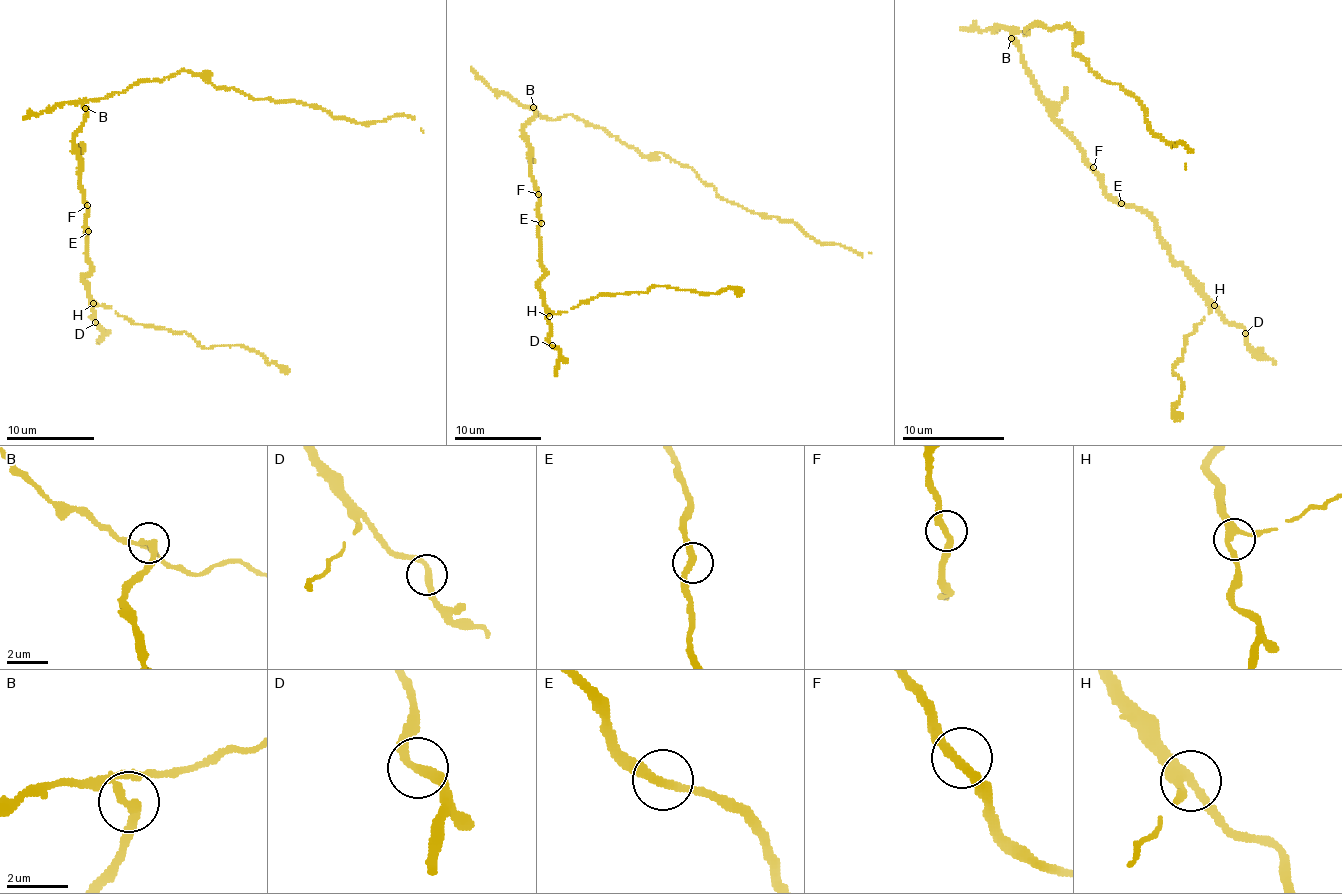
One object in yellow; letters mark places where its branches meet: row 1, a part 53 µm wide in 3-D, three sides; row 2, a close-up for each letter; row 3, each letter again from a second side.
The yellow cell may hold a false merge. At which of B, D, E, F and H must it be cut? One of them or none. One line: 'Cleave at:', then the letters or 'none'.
Cleave at: B

